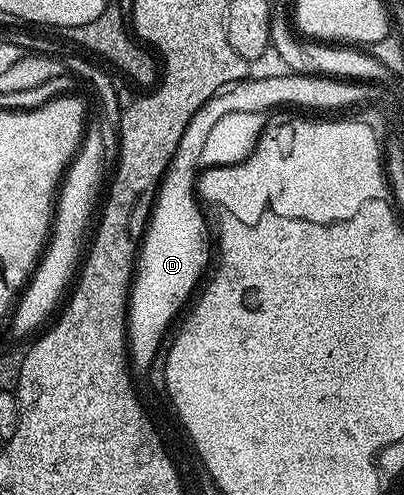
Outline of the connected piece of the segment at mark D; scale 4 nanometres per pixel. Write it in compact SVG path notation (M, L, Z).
M282 78L238 80L208 98L208 102L204 102L204 106L192 114L192 122L184 126L180 146L176 146L176 154L172 154L166 175L158 185L130 289L128 356L135 369L138 367L140 371L146 372L153 366L157 356L159 359L166 327L173 322L174 315L182 307L187 307L203 279L202 271L206 263L212 260L212 232L202 232L202 220L198 220L198 212L194 212L194 200L190 200L190 179L194 178L194 160L198 160L198 152L202 152L202 136L211 133L212 126L216 126L216 122L228 114L251 108L266 108L266 104L278 104L278 100L302 100L305 97L305 86L282 84Z

